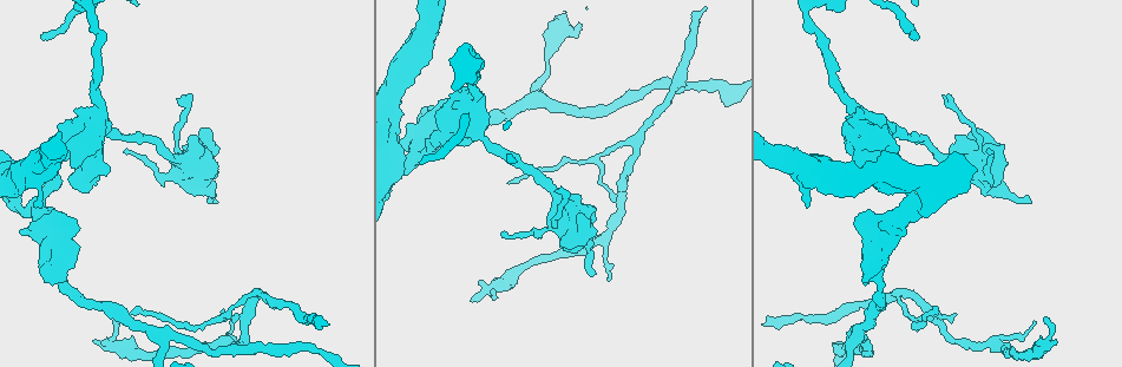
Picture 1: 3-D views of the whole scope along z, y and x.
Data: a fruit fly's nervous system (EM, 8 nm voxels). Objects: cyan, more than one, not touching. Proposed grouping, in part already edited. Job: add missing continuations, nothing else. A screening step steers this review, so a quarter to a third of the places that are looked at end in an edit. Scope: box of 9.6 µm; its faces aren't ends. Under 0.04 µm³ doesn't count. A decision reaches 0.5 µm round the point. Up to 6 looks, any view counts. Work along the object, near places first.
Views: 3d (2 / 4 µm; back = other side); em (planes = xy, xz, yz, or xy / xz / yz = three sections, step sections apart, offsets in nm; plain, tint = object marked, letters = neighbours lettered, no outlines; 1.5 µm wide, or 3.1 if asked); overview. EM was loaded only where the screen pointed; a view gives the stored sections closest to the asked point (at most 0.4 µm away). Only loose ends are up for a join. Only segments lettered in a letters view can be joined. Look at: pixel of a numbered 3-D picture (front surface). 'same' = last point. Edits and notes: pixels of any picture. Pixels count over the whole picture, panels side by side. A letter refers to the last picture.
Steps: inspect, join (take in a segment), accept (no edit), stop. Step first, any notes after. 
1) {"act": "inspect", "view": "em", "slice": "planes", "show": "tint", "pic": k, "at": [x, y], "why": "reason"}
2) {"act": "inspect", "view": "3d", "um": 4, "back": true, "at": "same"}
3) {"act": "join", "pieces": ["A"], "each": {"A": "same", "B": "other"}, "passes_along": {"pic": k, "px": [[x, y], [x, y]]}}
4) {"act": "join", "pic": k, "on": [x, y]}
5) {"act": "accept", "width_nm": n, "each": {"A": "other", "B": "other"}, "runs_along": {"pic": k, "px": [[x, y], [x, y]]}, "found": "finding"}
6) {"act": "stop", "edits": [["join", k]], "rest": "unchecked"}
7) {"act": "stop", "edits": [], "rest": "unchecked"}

{"act": "inspect", "view": "3d", "um": 4, "pic": 1, "at": [592, 276], "why": "thin end"}

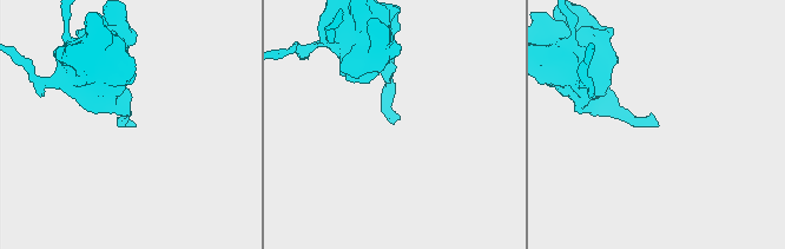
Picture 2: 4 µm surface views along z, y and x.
{"act": "inspect", "view": "em", "slice": "planes", "show": "tint", "pic": 2, "at": [656, 126], "why": "need the tissue"}

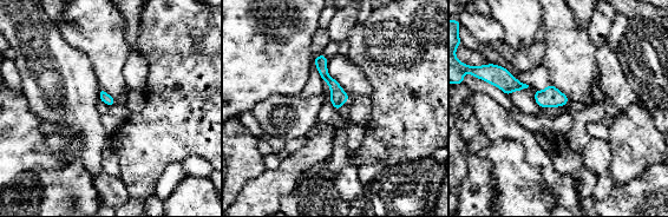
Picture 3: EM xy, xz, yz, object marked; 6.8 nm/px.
{"act": "inspect", "view": "em", "slice": "planes", "show": "letters", "at": "same", "why": "see the neighbours"}

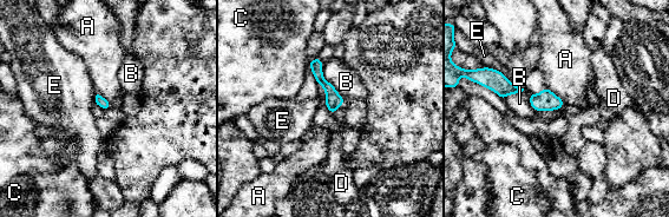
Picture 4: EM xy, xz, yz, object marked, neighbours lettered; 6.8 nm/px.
{"act": "accept", "each": {"A": "other", "B": "other", "C": "other", "D": "other", "E": "other"}, "runs_along": {"pic": 4, "px": [[316, 61], [332, 109]]}, "found": "none of them fits"}

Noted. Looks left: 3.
{"act": "inspect", "view": "em", "slice": "planes", "show": "letters", "pic": 1, "at": [806, 207], "why": "branch stops here"}

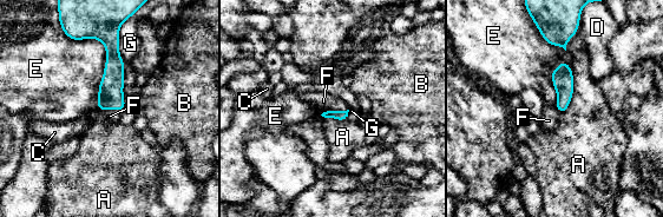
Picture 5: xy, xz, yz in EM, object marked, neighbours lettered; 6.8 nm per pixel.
{"act": "join", "pic": 5, "on": [323, 102], "each": {"A": "other", "B": "other", "C": "other", "D": "other", "E": "other", "F": "same", "G": "other"}, "passes_along": {"pic": 5, "px": [[336, 114], [332, 110], [323, 102]]}, "found": "it goes on there"}

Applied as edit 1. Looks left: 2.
{"act": "inspect", "view": "overview", "why": "see it whole again"}

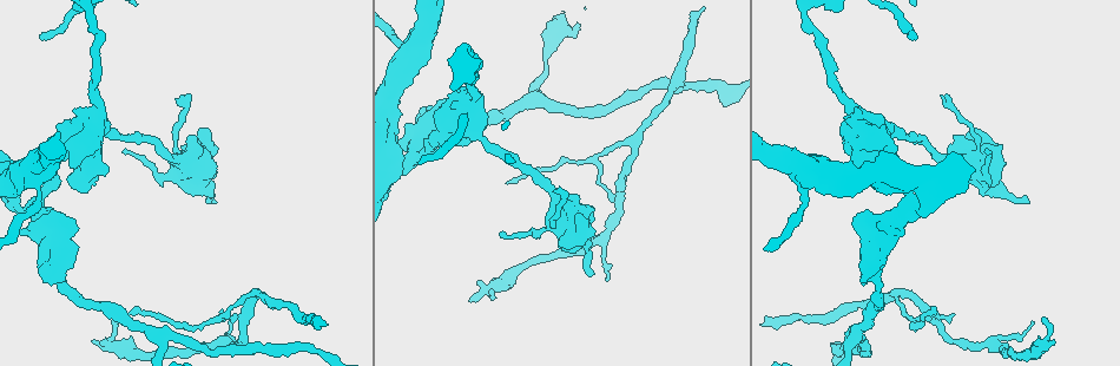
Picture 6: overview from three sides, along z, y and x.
{"act": "inspect", "view": "em", "slice": "planes", "show": "letters", "pic": 6, "at": [862, 111], "why": "branch stops here"}

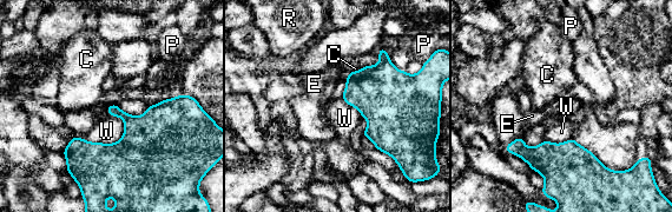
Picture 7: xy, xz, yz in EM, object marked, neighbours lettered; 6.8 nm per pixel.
{"act": "accept", "longest_contact_nm": ["W", 320], "each": {"C": "other", "E": "other", "P": "other", "R": "other", "W": "other"}, "border": {"pic": 7, "px": [[124, 121], [117, 141], [80, 138]]}, "found": "no lettered segment goes on from it"}

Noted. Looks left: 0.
{"act": "stop", "edits": [["join", 5]], "rest": "unchecked"}

